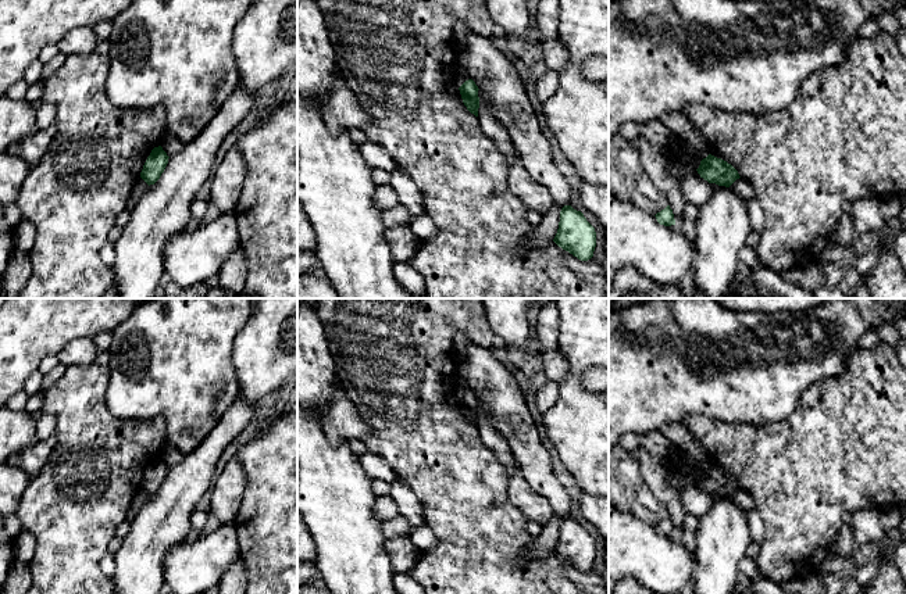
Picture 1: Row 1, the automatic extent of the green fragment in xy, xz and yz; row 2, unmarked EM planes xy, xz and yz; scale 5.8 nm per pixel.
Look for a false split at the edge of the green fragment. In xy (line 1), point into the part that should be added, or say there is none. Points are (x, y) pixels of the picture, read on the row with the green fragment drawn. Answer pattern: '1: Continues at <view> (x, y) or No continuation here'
1: No continuation here

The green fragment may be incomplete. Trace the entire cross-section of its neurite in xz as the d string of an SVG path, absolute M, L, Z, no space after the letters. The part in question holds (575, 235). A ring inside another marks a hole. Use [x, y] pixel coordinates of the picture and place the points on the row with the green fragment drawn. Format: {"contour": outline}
{"contour": "M564 205L553 241L578 260L588 261L593 257L596 232L581 211Z"}

